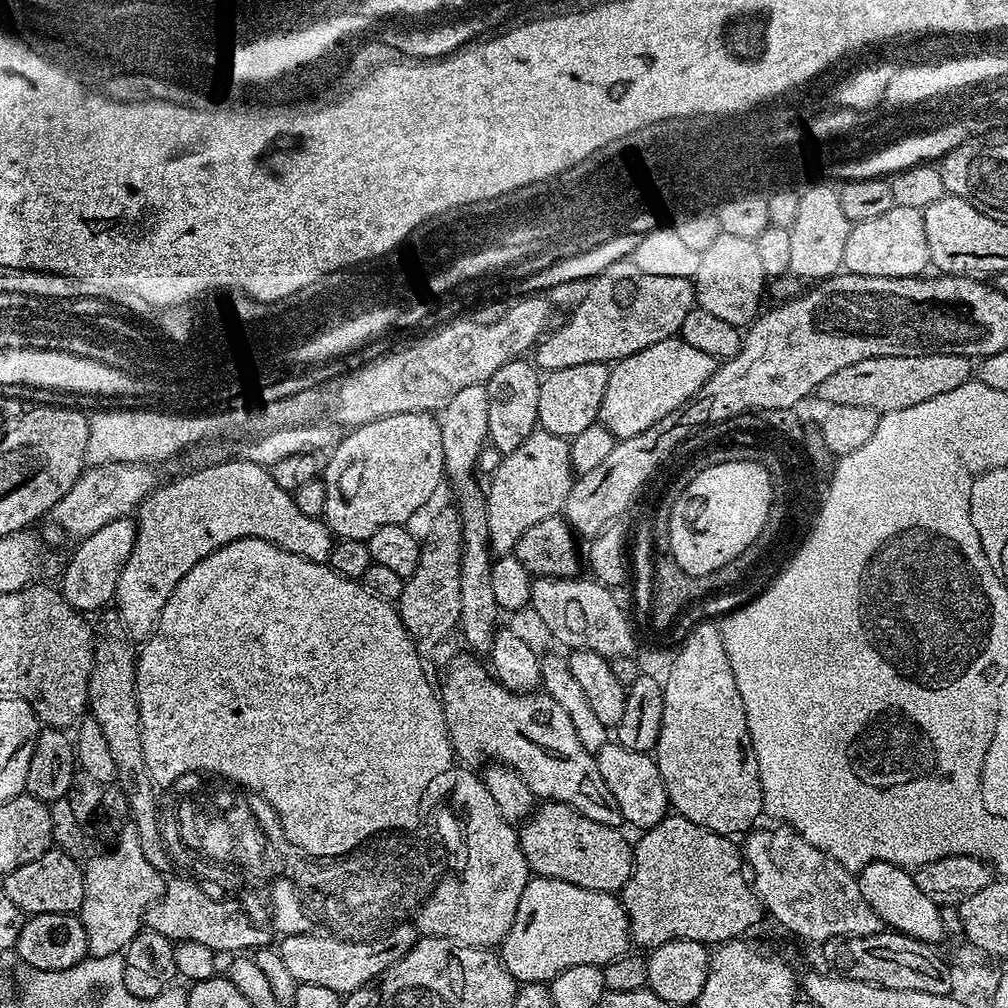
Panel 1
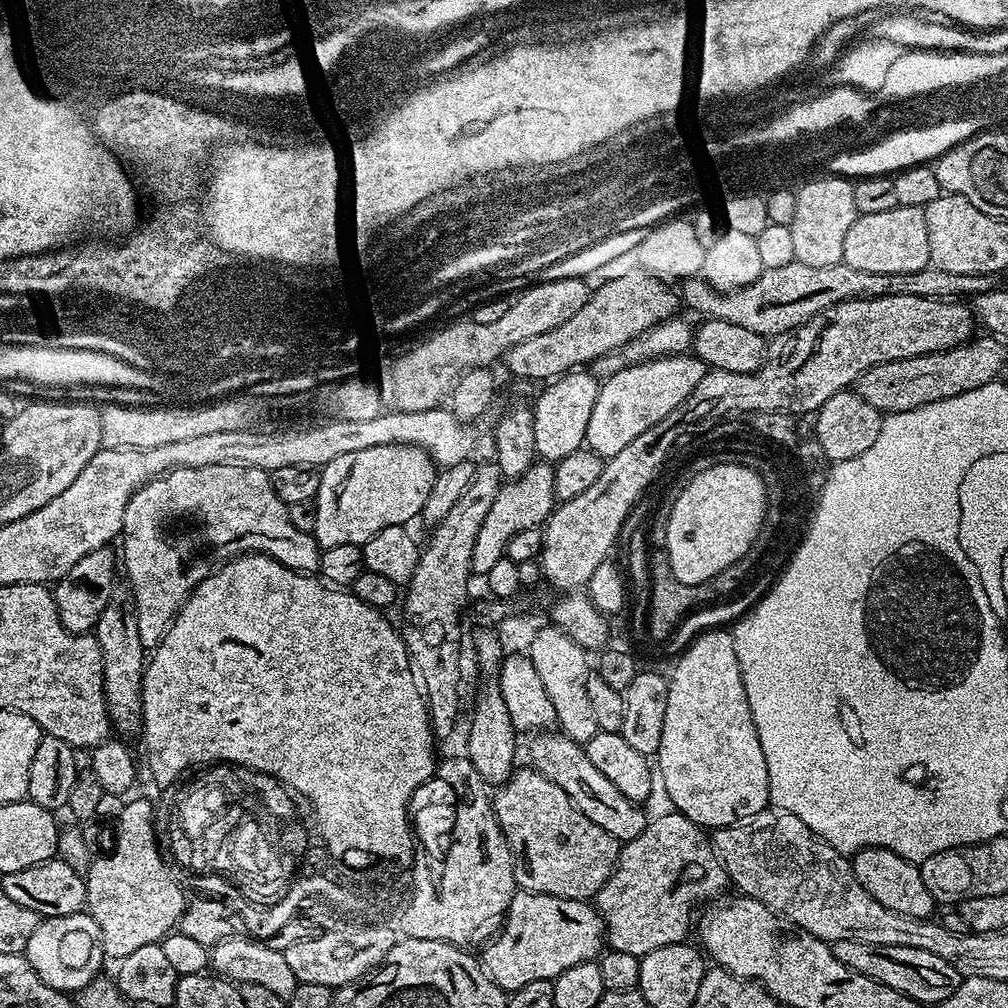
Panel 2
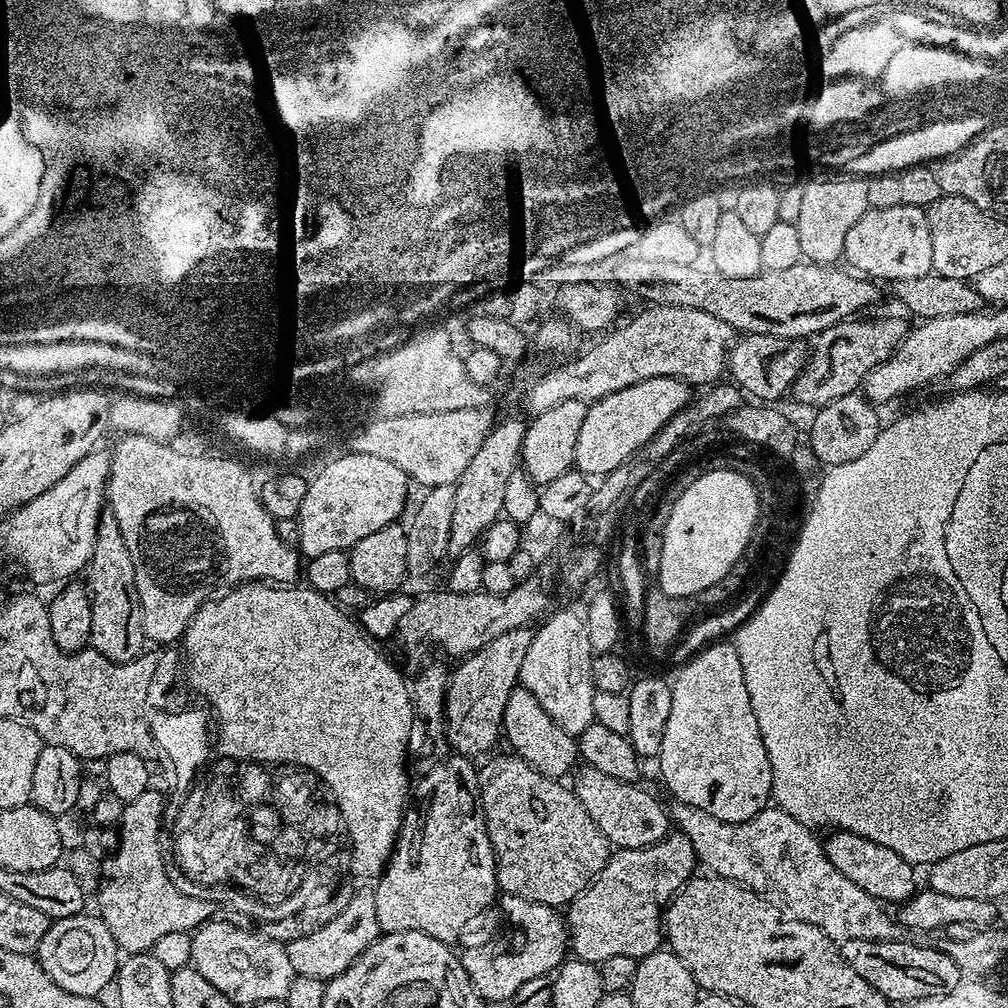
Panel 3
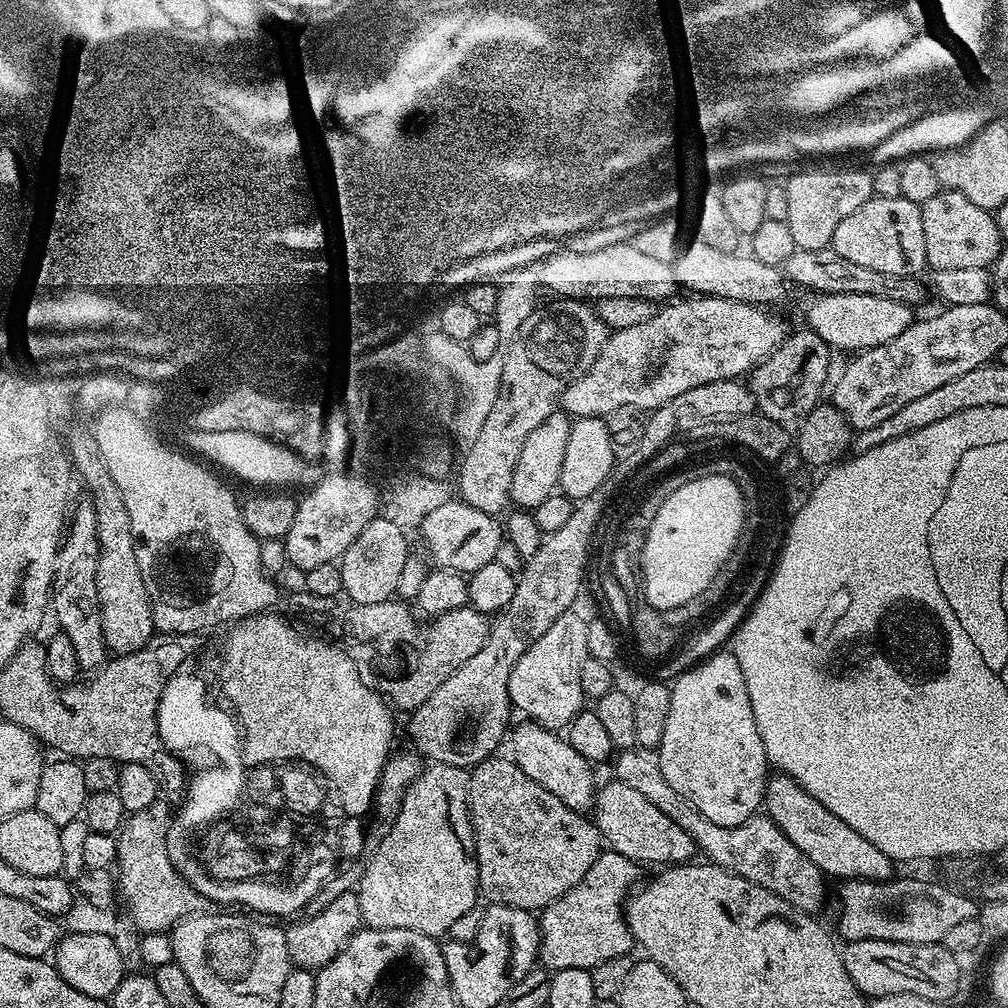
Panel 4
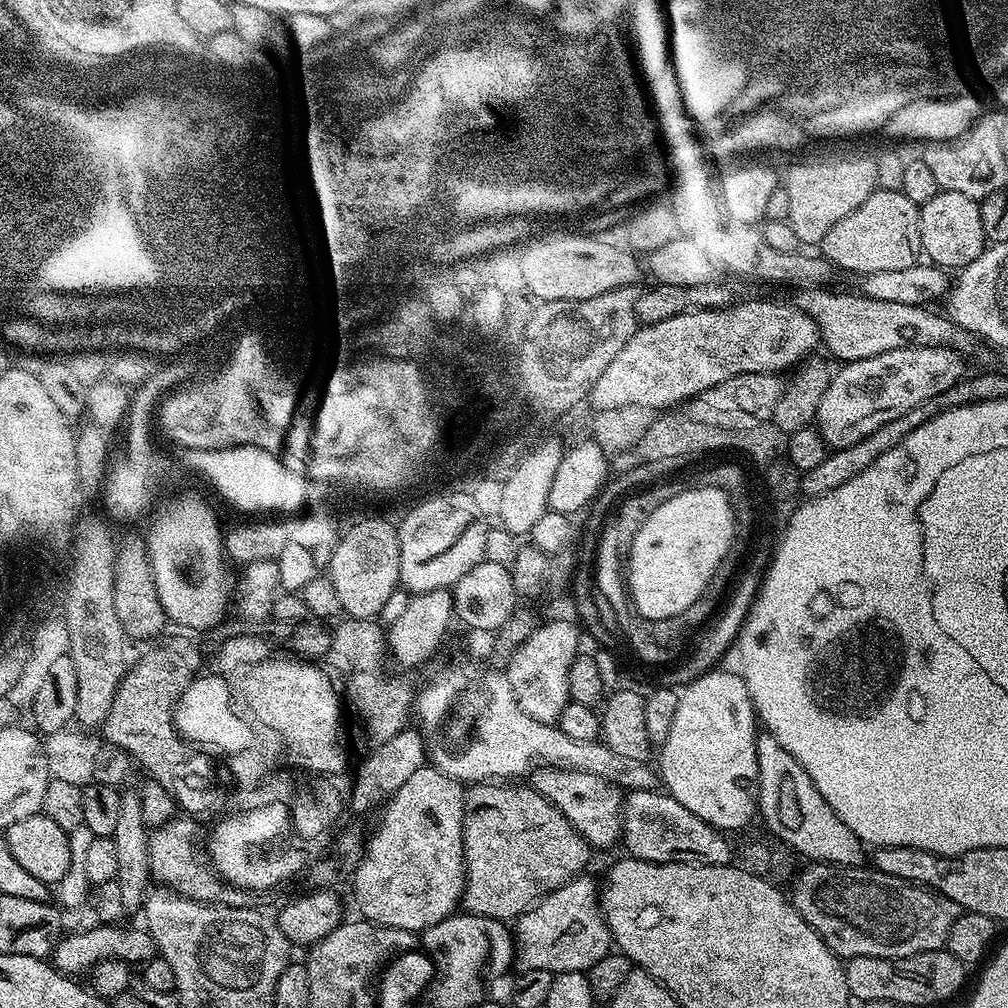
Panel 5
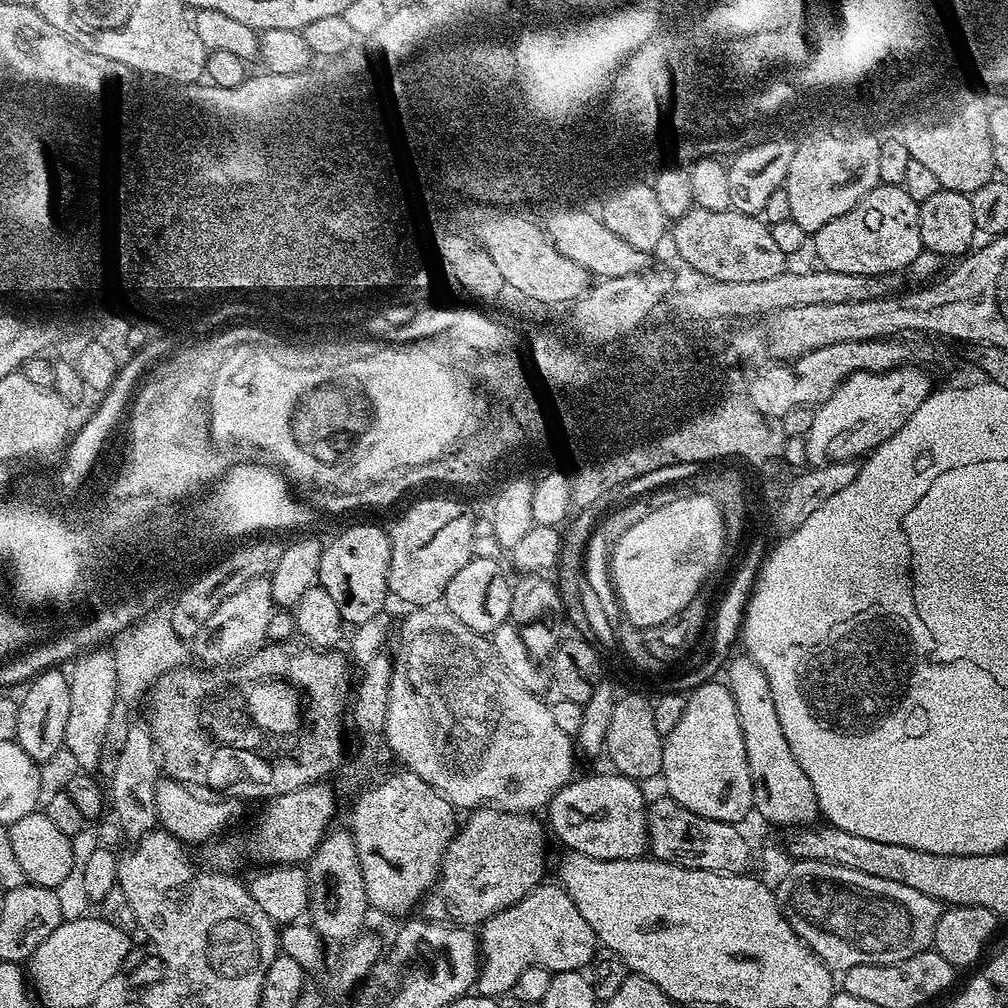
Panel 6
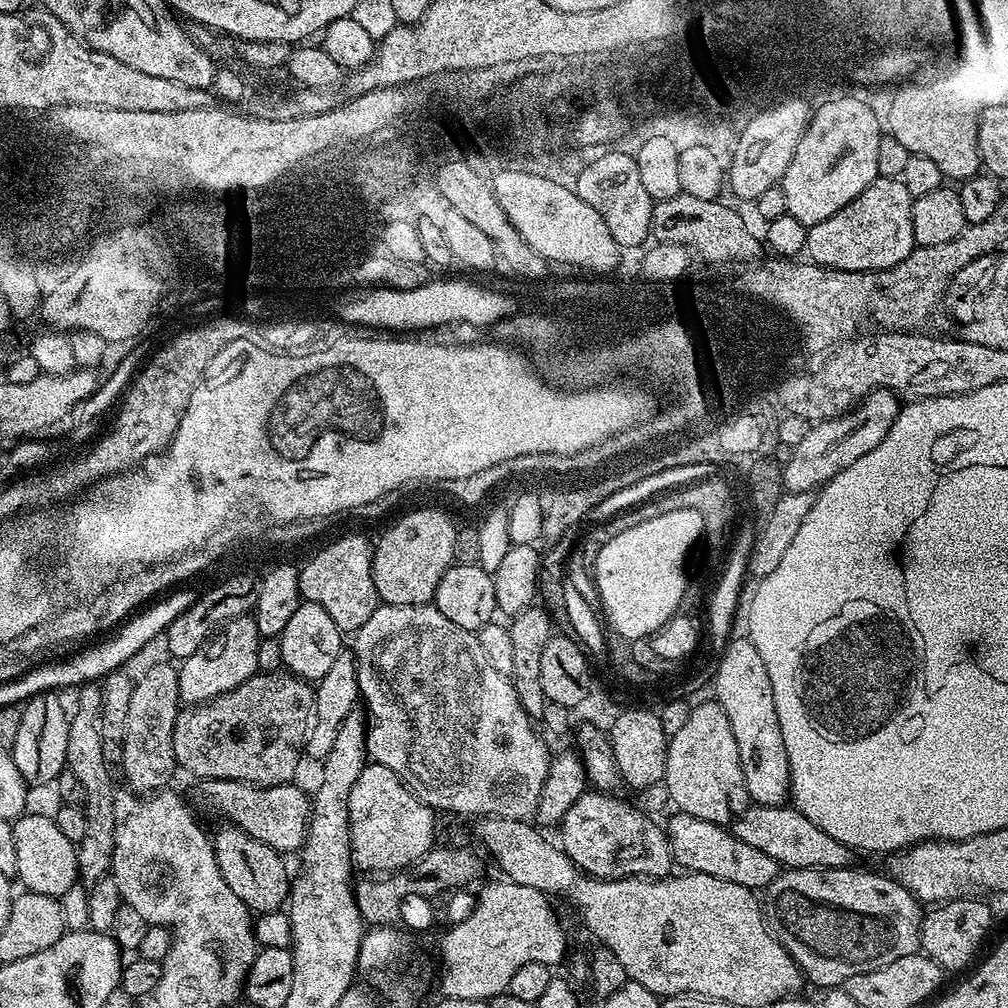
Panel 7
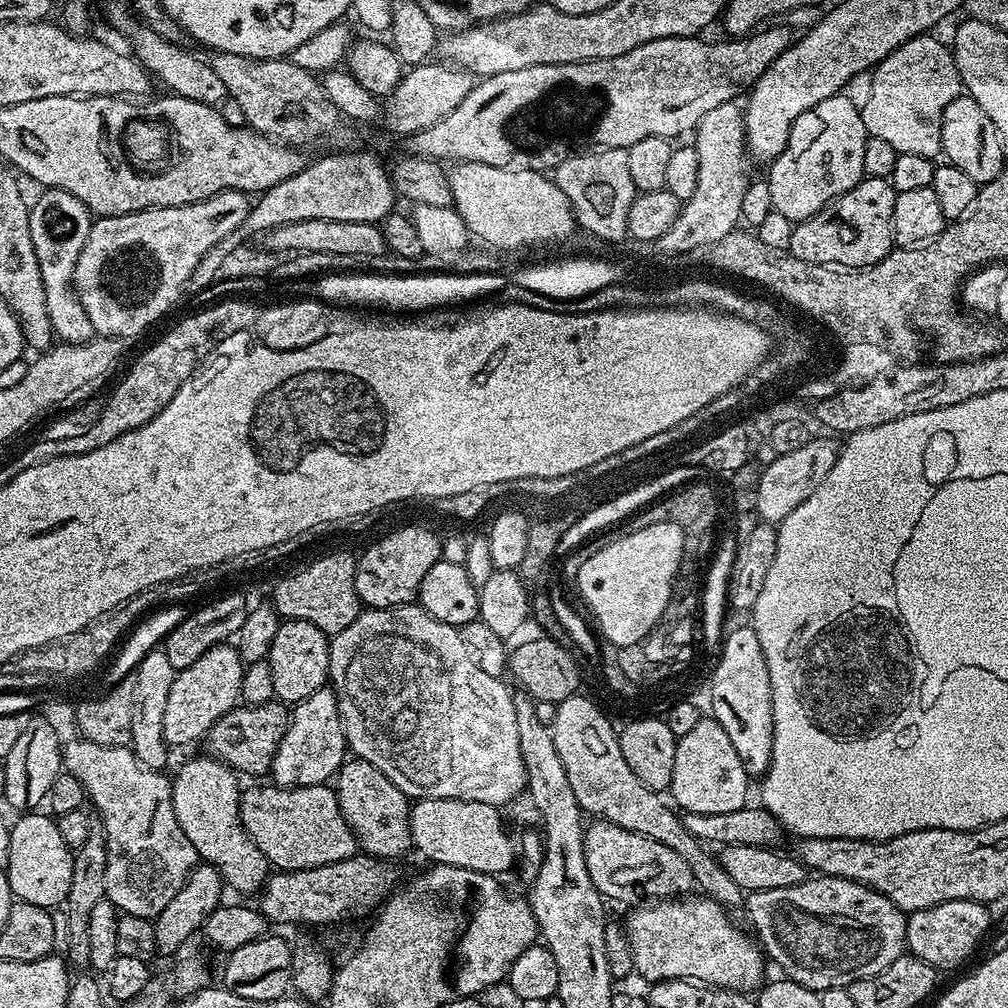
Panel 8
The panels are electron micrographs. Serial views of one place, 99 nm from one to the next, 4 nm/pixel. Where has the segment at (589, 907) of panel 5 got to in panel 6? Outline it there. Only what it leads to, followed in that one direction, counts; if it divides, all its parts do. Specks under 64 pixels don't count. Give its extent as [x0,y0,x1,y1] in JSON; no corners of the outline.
[475,882,598,998]

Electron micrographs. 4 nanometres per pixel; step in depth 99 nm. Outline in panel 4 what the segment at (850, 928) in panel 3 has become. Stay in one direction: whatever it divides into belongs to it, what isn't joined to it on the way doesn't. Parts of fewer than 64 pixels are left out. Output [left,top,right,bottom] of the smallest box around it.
[614,748,826,914]

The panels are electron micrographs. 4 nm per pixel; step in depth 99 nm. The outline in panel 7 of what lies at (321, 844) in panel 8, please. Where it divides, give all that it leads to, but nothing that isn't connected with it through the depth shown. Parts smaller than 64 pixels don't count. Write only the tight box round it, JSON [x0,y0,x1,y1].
[197,780,310,854]

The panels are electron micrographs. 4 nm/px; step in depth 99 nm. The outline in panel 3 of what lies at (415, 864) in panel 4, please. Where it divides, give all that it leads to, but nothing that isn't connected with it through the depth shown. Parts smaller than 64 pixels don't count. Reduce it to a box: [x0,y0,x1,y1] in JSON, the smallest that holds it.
[378,755,498,942]

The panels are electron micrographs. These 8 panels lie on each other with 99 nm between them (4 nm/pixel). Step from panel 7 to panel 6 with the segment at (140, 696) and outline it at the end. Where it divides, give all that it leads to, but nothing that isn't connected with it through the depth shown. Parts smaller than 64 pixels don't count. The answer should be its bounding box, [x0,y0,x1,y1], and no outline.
[110,723,162,838]

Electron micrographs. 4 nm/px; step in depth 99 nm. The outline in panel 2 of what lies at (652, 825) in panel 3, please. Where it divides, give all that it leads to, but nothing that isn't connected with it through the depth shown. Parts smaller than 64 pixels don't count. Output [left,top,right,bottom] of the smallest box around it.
[531,730,649,842]

